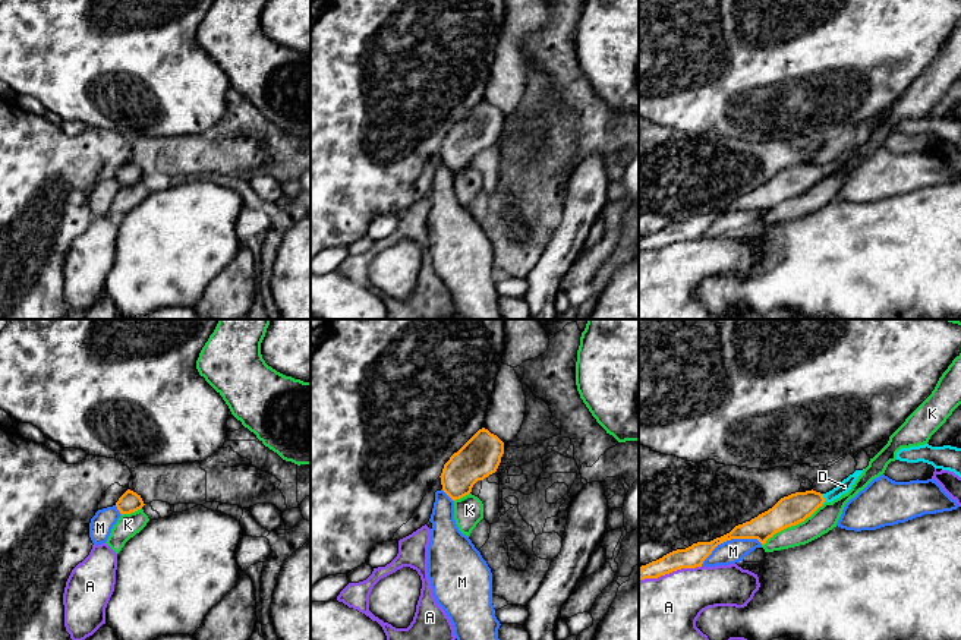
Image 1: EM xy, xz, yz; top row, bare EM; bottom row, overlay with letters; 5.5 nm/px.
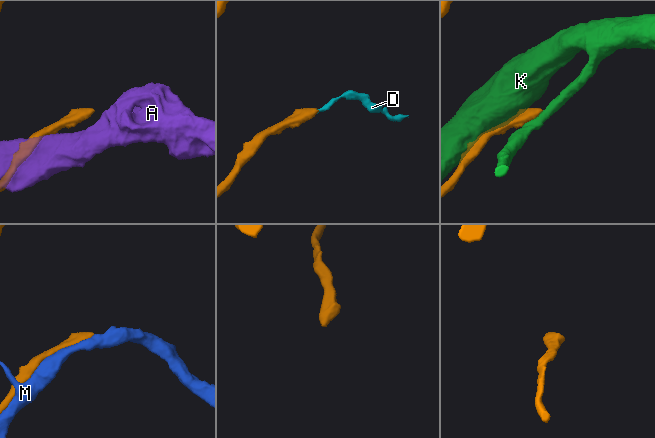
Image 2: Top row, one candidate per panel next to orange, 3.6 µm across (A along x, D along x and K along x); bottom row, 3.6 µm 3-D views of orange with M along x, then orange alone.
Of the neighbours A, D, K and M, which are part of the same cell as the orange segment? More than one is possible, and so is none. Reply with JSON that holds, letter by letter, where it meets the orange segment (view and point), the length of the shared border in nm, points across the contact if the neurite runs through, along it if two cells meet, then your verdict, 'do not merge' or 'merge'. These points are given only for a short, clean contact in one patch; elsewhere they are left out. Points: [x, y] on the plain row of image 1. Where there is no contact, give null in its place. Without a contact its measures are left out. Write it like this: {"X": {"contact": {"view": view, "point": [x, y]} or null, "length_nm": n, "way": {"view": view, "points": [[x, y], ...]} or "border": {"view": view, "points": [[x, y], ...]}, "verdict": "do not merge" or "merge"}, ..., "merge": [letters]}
{"A": {"contact": {"view": "yz", "point": [670, 243]}, "length_nm": 360, "verdict": "do not merge"}, "D": {"contact": {"view": "yz", "point": [824, 170]}, "length_nm": 60, "way": {"view": "yz", "points": [[794, 180], [810, 172], [824, 170], [844, 158]]}, "verdict": "merge"}, "K": {"contact": {"view": "yz", "point": [793, 196]}, "length_nm": 420, "verdict": "do not merge"}, "M": {"contact": {"view": "yz", "point": [730, 211]}, "length_nm": 360, "verdict": "do not merge"}, "merge": ["D"]}

